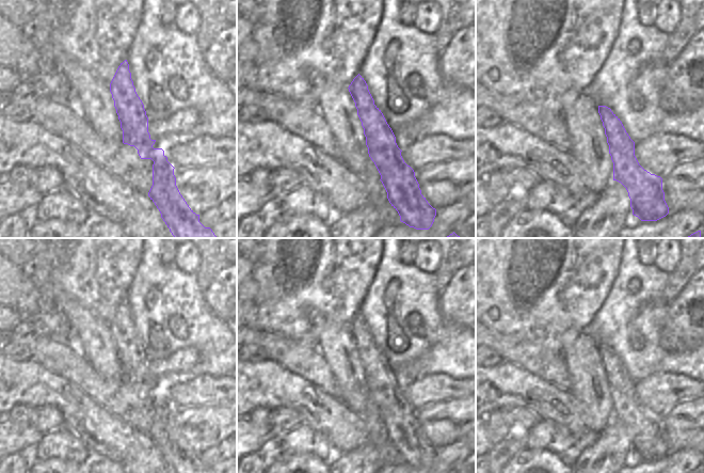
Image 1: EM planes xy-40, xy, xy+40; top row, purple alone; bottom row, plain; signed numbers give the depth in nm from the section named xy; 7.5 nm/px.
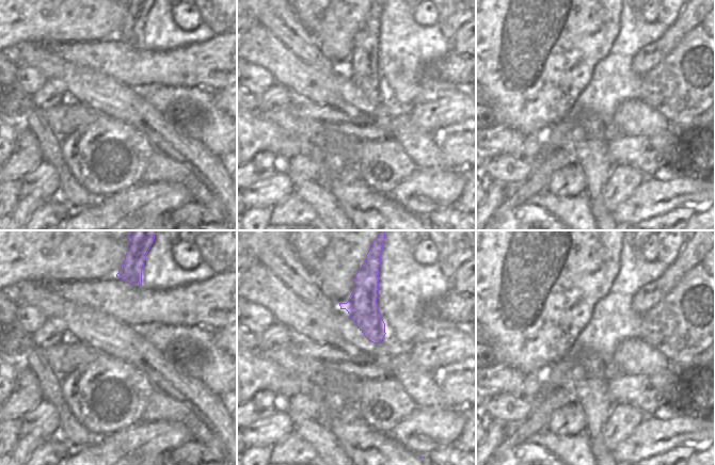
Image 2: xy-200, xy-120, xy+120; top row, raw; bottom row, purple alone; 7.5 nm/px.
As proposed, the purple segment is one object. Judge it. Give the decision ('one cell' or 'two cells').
one cell

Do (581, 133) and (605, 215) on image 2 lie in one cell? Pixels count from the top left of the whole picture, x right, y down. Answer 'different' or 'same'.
same

